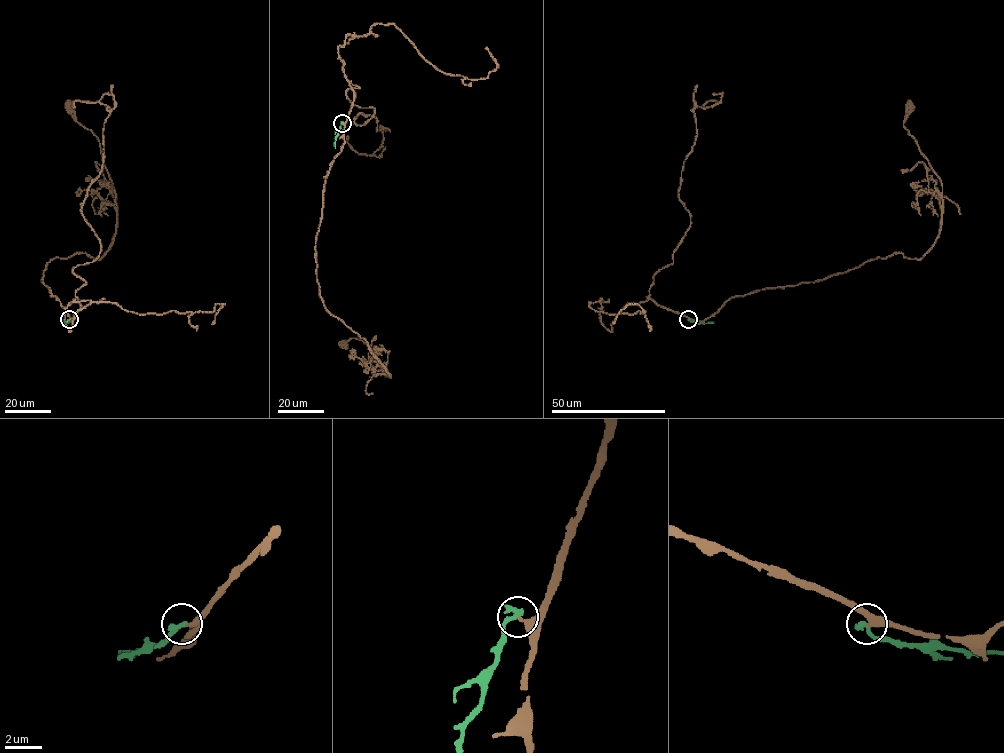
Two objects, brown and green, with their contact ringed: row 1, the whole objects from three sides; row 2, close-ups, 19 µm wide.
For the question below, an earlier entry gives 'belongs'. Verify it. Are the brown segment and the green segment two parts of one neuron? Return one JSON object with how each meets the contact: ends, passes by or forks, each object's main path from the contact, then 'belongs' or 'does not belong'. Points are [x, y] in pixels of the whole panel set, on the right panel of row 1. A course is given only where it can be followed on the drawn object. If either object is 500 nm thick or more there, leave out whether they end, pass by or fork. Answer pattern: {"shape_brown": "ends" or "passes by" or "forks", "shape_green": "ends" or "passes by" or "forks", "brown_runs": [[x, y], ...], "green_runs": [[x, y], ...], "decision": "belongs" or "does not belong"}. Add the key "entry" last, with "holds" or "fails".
{"shape_brown": "ends", "shape_green": "ends", "brown_runs": [[688, 319], [878, 257], [920, 259], [938, 234], [942, 189], [903, 126], [909, 107]], "green_runs": [[688, 319], [713, 322]], "decision": "does not belong", "entry": "fails"}

